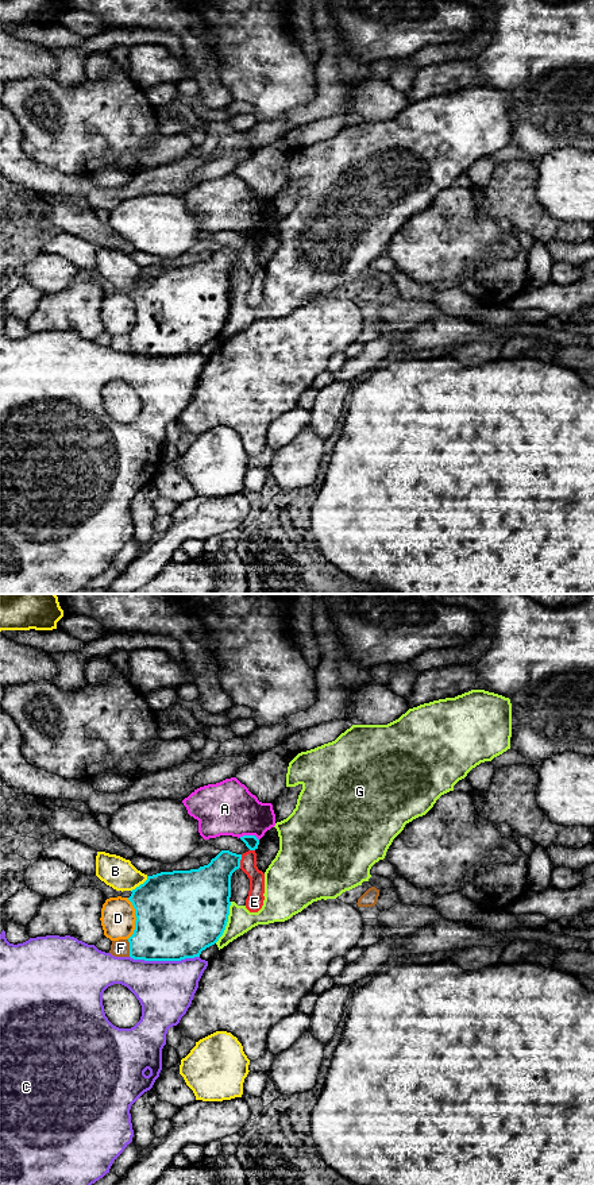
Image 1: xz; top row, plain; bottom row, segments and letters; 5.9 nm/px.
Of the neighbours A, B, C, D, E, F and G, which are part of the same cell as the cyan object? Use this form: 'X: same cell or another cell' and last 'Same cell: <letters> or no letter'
A: another cell
B: another cell
C: another cell
D: another cell
E: same cell
F: another cell
G: another cell
Same cell: E

